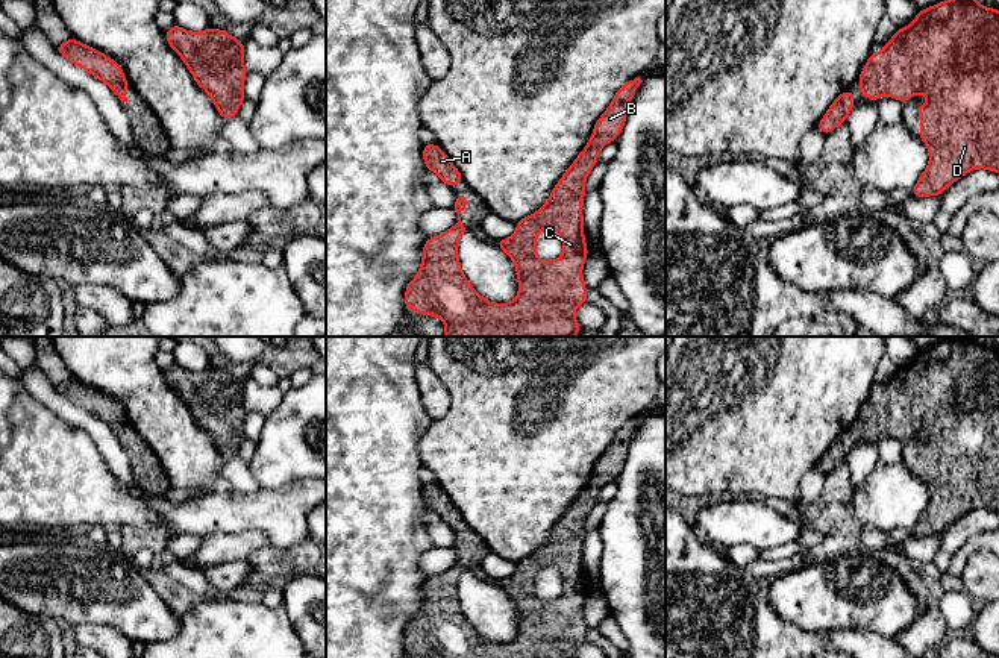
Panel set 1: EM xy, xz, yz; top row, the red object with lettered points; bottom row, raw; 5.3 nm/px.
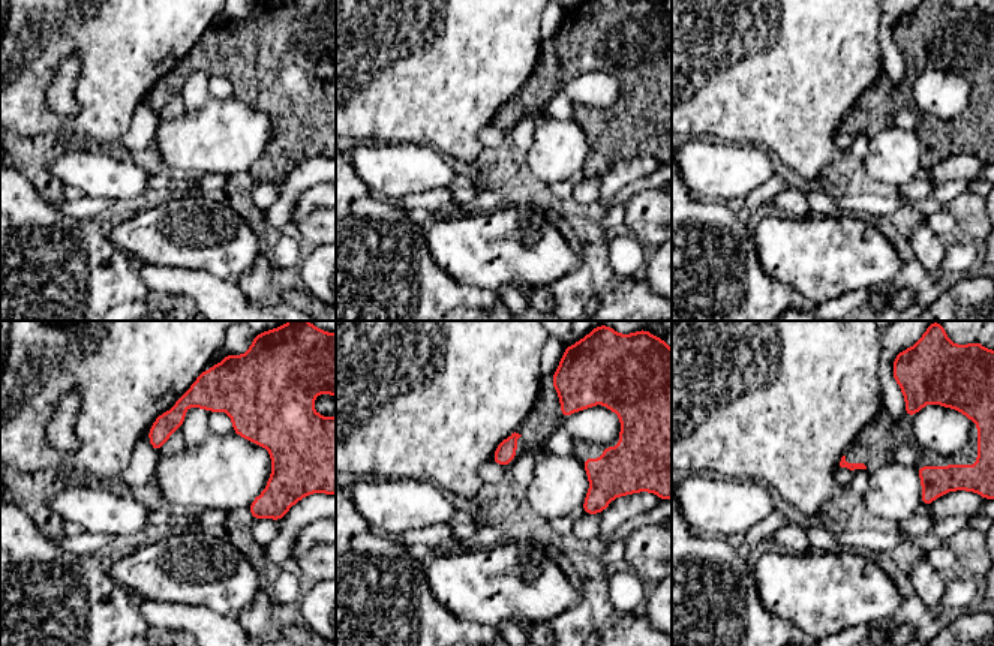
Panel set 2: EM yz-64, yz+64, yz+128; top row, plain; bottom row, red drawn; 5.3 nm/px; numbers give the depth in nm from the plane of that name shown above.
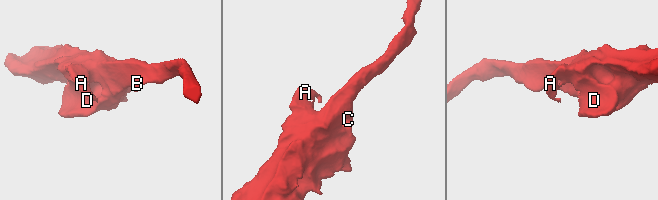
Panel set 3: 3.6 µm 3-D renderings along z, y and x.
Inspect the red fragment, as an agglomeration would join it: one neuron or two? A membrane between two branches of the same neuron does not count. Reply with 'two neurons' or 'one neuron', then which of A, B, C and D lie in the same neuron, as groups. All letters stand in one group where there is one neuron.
one neuron | A B C D

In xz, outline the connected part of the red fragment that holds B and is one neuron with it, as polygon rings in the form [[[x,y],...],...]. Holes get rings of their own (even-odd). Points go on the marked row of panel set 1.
[[[638,76],[615,92],[608,109],[596,121],[587,147],[562,174],[544,206],[518,220],[512,237],[496,241],[515,262],[518,294],[512,302],[503,305],[488,302],[462,273],[458,244],[461,235],[470,230],[461,223],[459,217],[459,212],[467,209],[467,197],[461,191],[453,203],[458,223],[424,243],[420,270],[405,290],[405,306],[415,309],[420,315],[441,318],[446,324],[443,337],[575,337],[582,329],[573,317],[575,309],[587,303],[587,287],[582,279],[582,267],[588,255],[582,217],[585,180],[596,165],[602,147],[615,141],[623,130],[631,99],[640,83]],[[543,229],[555,229],[562,237],[562,256],[556,261],[537,258],[537,237]]]

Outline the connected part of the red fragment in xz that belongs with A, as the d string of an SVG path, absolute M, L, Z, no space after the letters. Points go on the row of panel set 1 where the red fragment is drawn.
M437 144L423 146L423 159L427 170L437 173L441 182L452 185L461 185L464 180L459 170L450 162L449 156Z

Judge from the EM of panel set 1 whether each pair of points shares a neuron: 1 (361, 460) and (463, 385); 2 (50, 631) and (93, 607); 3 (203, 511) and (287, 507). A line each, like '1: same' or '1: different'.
1: different
2: different
3: same

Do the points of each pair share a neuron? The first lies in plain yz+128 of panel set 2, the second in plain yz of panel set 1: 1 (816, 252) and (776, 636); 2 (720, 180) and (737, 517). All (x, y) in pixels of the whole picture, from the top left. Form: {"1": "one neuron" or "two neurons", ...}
{"1": "two neurons", "2": "one neuron"}

